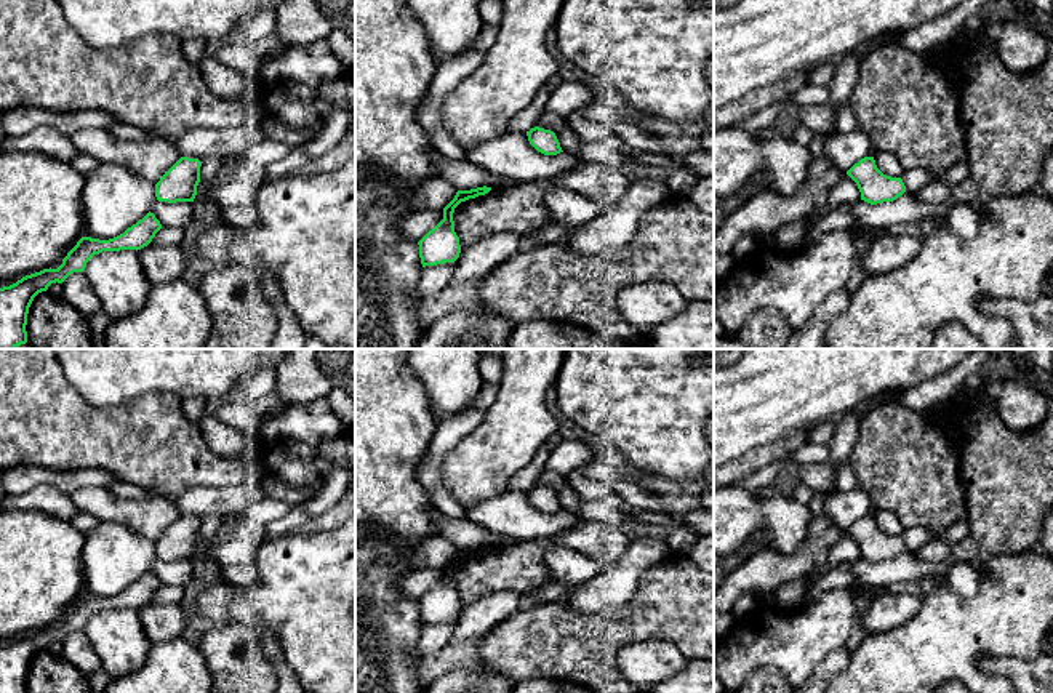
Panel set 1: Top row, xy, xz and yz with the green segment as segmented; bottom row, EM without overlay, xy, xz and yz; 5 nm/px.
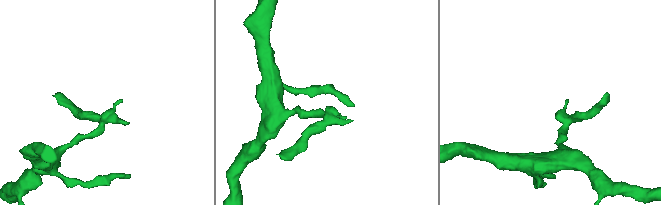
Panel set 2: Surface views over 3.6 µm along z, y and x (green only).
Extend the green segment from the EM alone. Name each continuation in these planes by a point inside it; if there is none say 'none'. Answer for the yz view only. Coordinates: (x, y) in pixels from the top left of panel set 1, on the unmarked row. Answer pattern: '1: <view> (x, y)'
none

